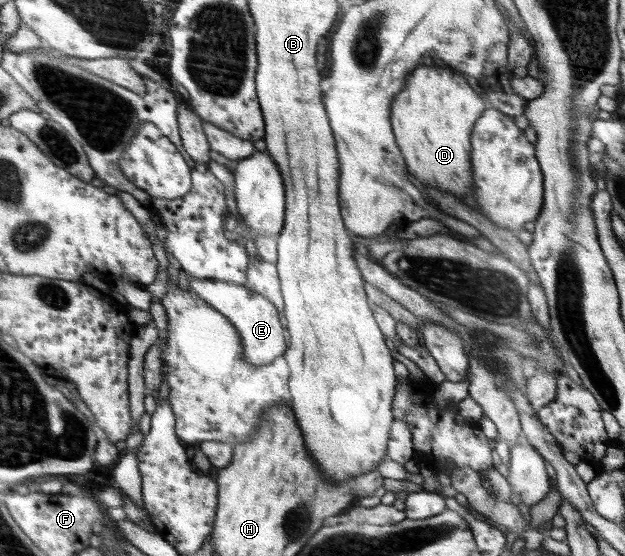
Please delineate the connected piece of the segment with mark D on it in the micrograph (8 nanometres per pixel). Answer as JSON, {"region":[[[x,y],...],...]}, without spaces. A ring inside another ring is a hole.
{"region":[[[431,62],[415,68],[413,76],[405,82],[407,86],[401,88],[401,94],[392,100],[393,132],[405,162],[409,164],[409,172],[429,186],[443,186],[437,190],[443,190],[453,198],[457,196],[457,200],[463,202],[465,196],[473,196],[475,186],[471,184],[473,171],[469,162],[469,136],[486,104],[475,90],[471,90],[462,73],[429,64]]]}

